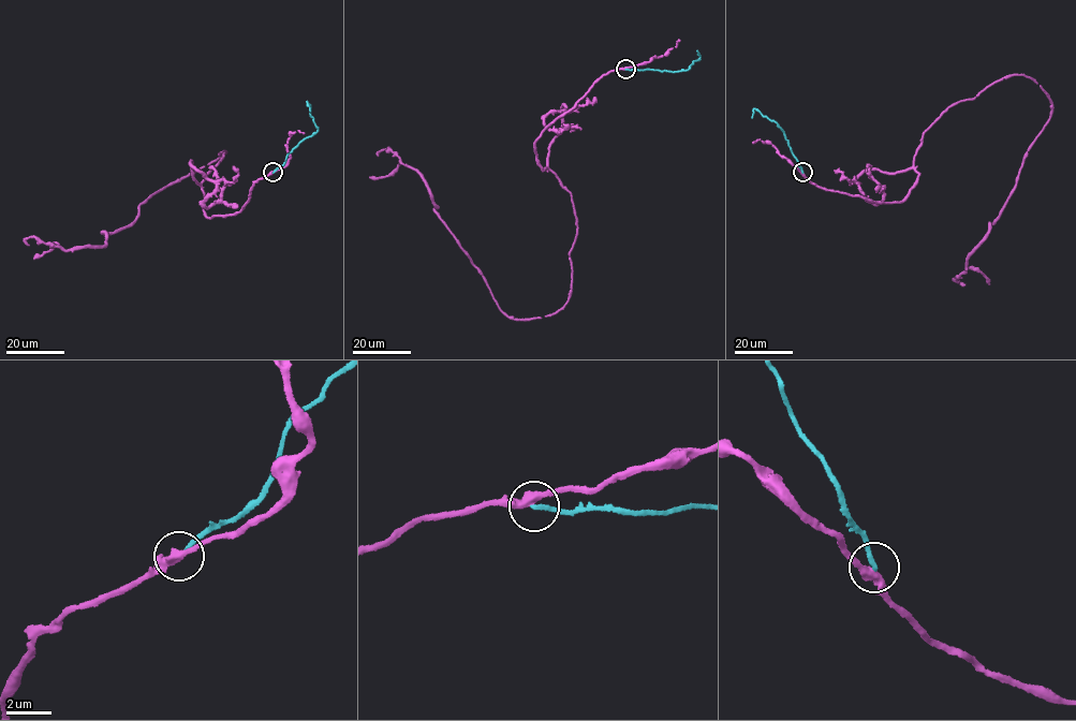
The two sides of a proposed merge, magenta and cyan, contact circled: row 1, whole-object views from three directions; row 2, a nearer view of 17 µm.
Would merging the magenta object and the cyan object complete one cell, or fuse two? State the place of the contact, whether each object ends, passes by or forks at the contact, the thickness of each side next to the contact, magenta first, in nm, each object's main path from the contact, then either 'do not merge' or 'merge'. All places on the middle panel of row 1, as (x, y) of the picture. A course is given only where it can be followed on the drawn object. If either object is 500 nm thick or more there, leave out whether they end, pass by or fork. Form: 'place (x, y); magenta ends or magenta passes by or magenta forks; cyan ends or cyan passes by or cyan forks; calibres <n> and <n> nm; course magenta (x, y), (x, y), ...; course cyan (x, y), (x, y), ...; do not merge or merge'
place (625, 69); magenta passes by; cyan ends; calibres 360 and 200 nm; course magenta (625, 69), (536, 138), (577, 221), (571, 291), (551, 314), (500, 310), (423, 175), (388, 149), (378, 156); course cyan (625, 69), (686, 70), (699, 57), (697, 50); do not merge

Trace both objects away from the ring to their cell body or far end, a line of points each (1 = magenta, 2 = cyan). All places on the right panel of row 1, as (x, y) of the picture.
1: (802, 173), (899, 203), (943, 112), (1005, 77), (1033, 79), (1049, 118), (954, 278), (964, 284)
2: (802, 173), (777, 123), (754, 108), (752, 118)

